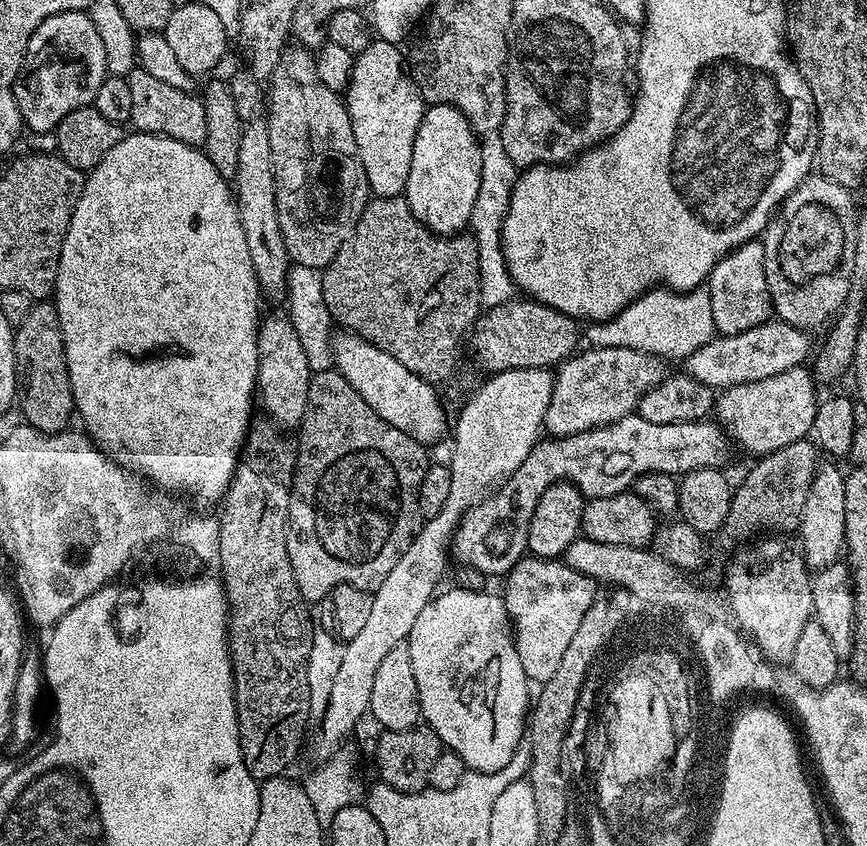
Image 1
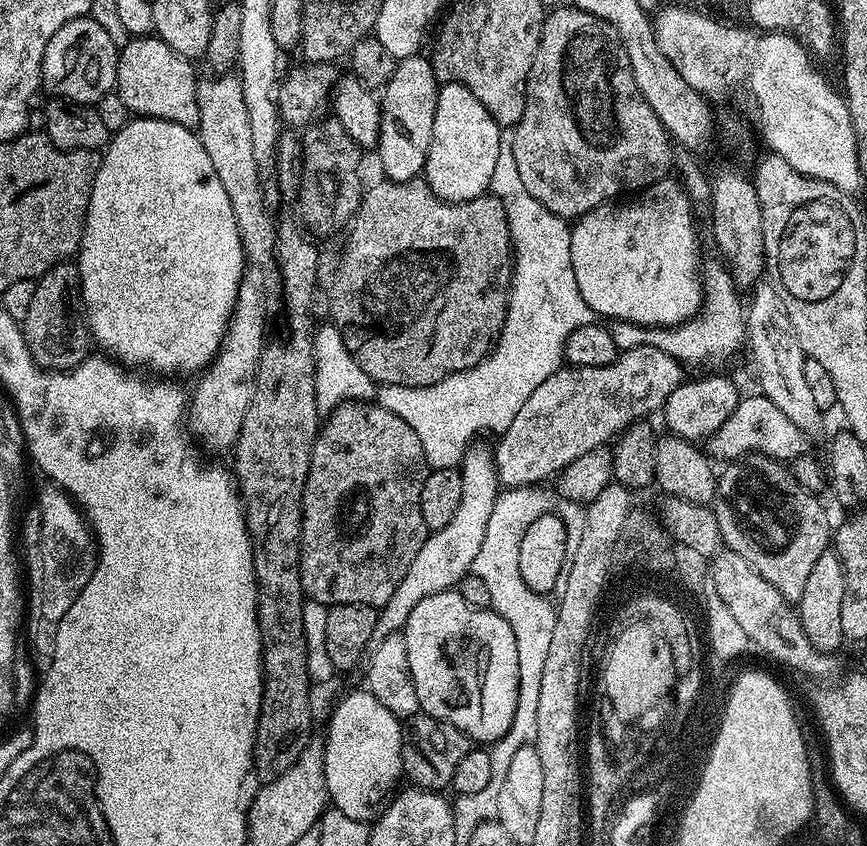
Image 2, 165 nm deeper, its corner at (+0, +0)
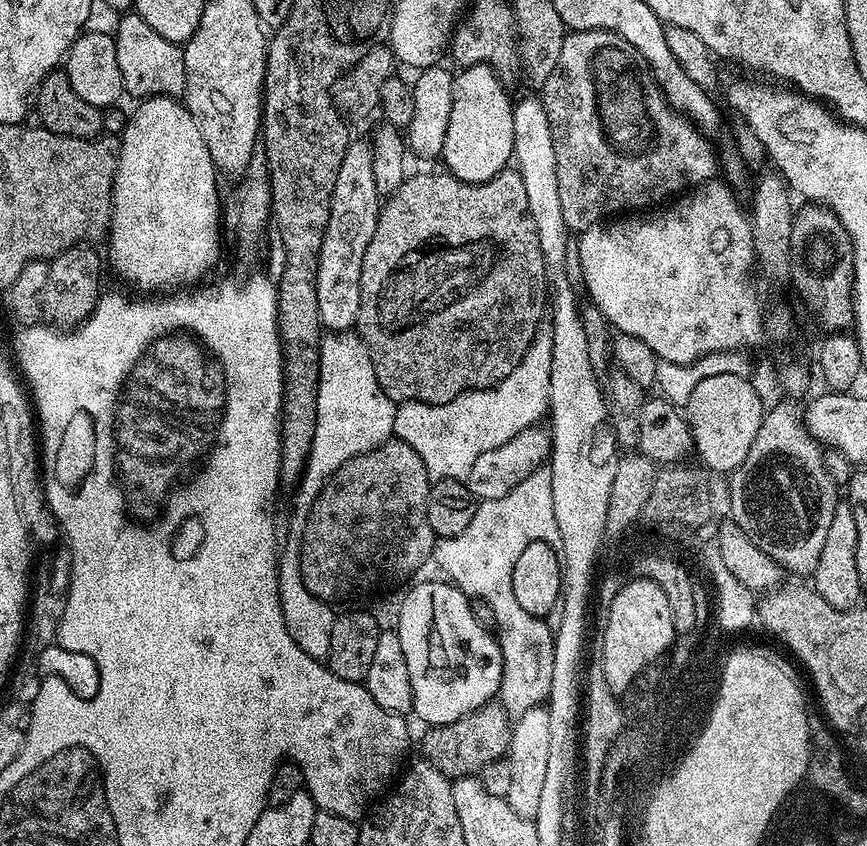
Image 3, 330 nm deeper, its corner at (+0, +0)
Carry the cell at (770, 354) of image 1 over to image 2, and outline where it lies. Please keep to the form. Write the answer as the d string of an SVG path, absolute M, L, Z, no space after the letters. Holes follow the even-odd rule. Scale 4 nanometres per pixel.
M647 346L621 351L616 360L606 366L561 367L559 372L550 374L550 378L546 378L546 382L542 382L542 386L530 394L530 398L526 398L522 410L514 414L514 422L510 422L506 431L499 433L497 440L500 441L494 447L499 483L505 489L543 485L548 482L544 480L551 476L553 479L563 468L570 466L574 458L592 452L595 448L605 447L609 443L608 439L611 441L619 437L631 424L643 421L651 412L659 413L666 398L670 398L670 394L674 394L676 387L685 379L686 373L680 368L683 368L681 361L676 357Z

